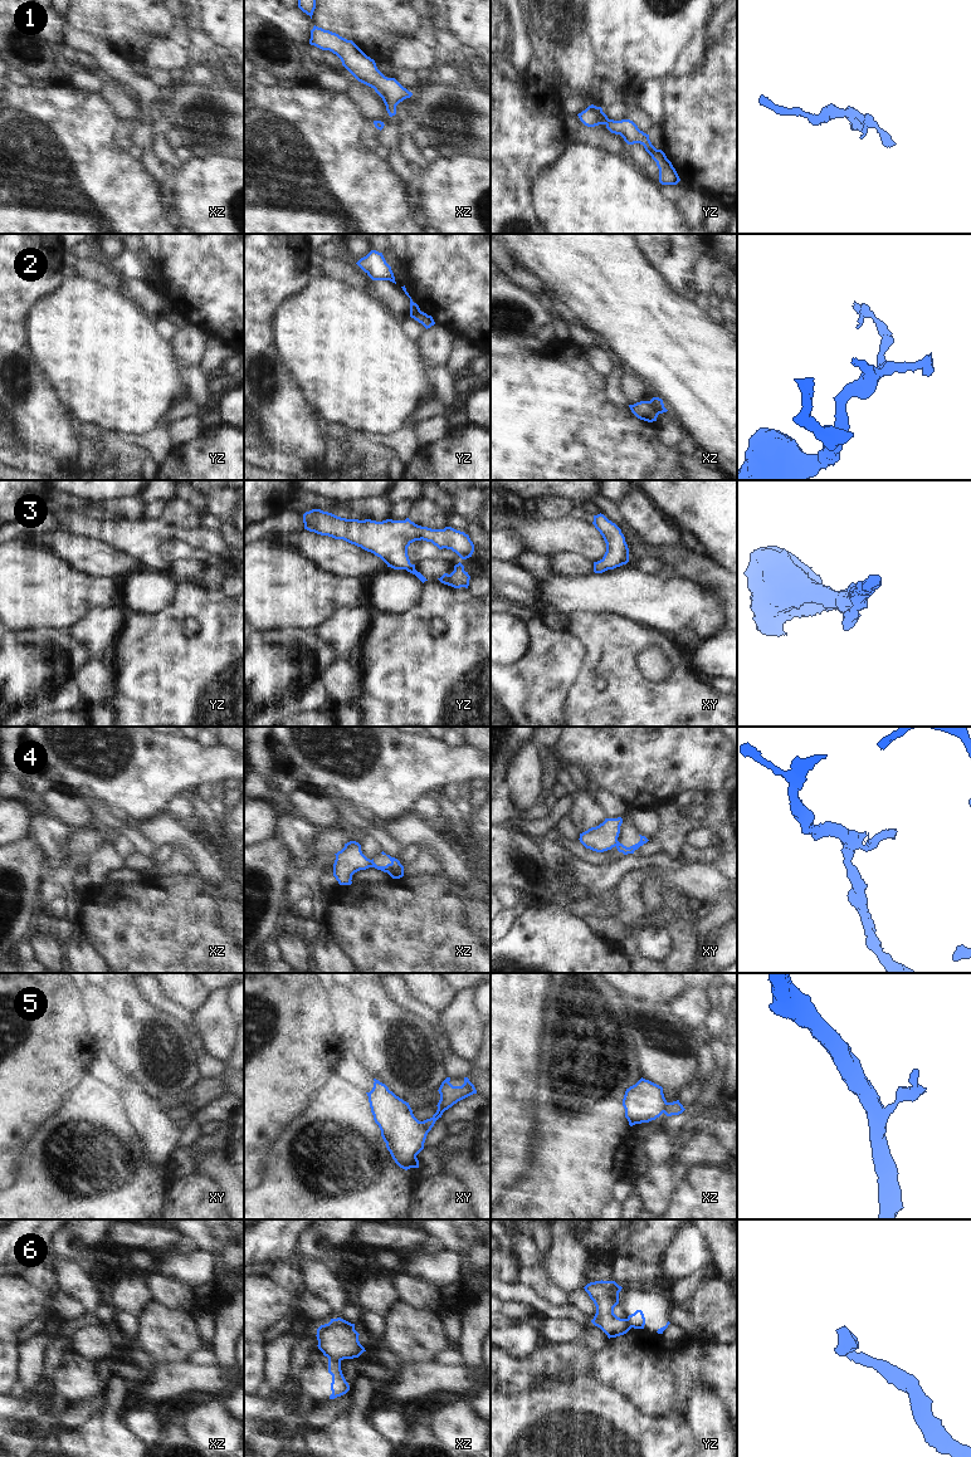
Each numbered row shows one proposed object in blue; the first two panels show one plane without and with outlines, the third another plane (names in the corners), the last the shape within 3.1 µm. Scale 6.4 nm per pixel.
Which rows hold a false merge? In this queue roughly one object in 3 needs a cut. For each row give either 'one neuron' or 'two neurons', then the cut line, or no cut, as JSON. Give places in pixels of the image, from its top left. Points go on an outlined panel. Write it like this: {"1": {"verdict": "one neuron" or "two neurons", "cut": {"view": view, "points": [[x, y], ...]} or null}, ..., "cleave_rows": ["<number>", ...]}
{"1": {"verdict": "one neuron", "cut": null}, "2": {"verdict": "two neurons", "cut": {"view": "xz", "points": [[648, 401], [658, 414]]}}, "3": {"verdict": "one neuron", "cut": null}, "4": {"verdict": "two neurons", "cut": {"view": "xz", "points": [[370, 860], [371, 866]]}}, "5": {"verdict": "two neurons", "cut": {"view": "xy", "points": [[419, 1121], [429, 1130]]}}, "6": {"verdict": "two neurons", "cut": {"view": "xz", "points": [[328, 1359], [340, 1362]]}}, "cleave_rows": ["2", "4", "5", "6"]}

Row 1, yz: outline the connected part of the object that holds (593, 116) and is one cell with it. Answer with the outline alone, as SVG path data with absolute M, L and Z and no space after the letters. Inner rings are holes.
M594 104L589 106L577 116L580 121L587 127L605 124L611 133L620 135L628 145L643 145L645 151L657 162L659 168L659 182L662 185L677 185L680 181L675 168L667 158L665 153L662 150L657 150L650 142L649 135L640 131L633 121L609 119L608 116L602 112L602 108Z

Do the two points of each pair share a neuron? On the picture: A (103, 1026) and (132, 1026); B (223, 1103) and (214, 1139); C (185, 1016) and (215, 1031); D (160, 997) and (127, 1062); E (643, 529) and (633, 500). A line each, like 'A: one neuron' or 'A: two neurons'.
A: two neurons
B: two neurons
C: two neurons
D: two neurons
E: one neuron

